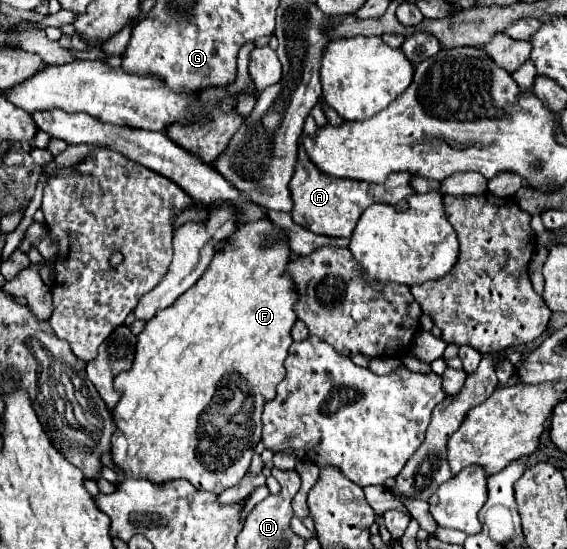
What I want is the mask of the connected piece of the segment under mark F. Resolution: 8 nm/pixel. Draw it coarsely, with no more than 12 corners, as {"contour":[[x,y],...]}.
{"contour":[[240,226],[114,380],[128,478],[248,472],[298,290]]}

